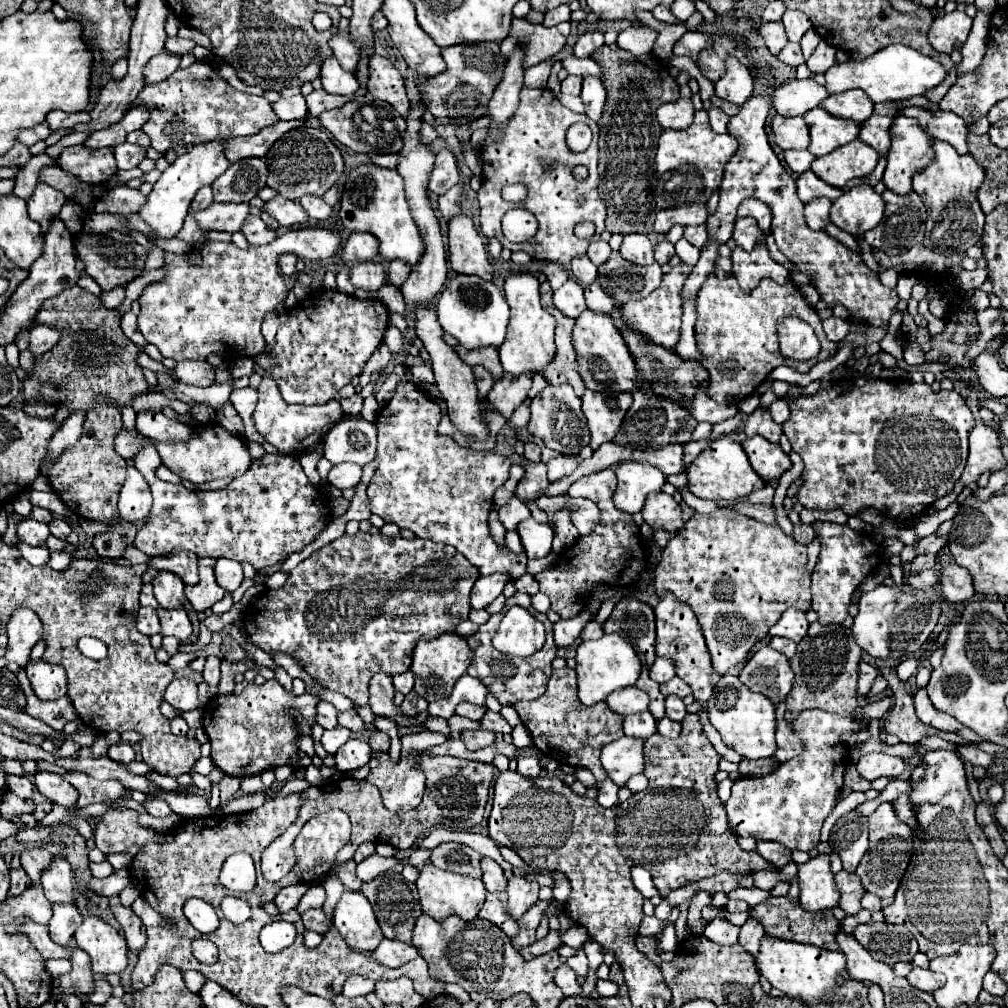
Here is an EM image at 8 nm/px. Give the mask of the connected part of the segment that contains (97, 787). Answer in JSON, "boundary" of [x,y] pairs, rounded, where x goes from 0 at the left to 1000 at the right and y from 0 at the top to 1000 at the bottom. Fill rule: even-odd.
{"boundary":[[[65,766],[63,774],[69,776],[77,784],[77,788],[79,788],[77,802],[83,802],[91,796],[113,796],[127,788],[127,784],[121,782],[121,778],[117,774],[99,776],[81,766]]]}

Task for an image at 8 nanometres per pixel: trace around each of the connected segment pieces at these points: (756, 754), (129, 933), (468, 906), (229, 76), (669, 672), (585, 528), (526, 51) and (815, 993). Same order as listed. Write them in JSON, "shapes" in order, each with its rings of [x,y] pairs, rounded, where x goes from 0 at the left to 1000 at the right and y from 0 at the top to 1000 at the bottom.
{"shapes":[[[[718,669],[708,681],[708,688],[700,702],[704,708],[704,718],[714,726],[716,736],[722,742],[730,744],[734,750],[742,754],[768,750],[770,746],[770,734],[768,734],[770,700],[766,694],[760,694],[756,688],[744,687],[744,683],[734,679],[732,671]]],[[[117,889],[109,891],[109,899],[111,899],[115,913],[121,919],[123,931],[127,935],[127,942],[133,944],[133,946],[139,946],[141,938],[145,938],[145,921],[141,917],[141,913],[129,901],[123,901],[117,893]]],[[[423,855],[421,861],[417,863],[417,869],[413,873],[413,881],[417,887],[417,897],[419,897],[421,907],[425,907],[433,913],[438,913],[446,907],[452,907],[458,913],[466,915],[474,909],[474,903],[478,901],[480,891],[482,891],[482,881],[480,881],[478,873],[470,873],[468,869],[462,869],[462,867],[437,863],[429,855]]],[[[222,63],[216,66],[216,73],[220,75],[230,86],[234,87],[234,89],[243,91],[246,93],[252,93],[259,95],[262,93],[262,89],[256,85],[247,85],[242,83],[237,76],[235,75],[234,69],[228,65],[227,63]]],[[[651,653],[649,661],[645,663],[645,673],[651,677],[663,677],[669,671],[671,671],[669,657],[665,653]]],[[[565,494],[563,504],[567,506],[567,518],[573,524],[575,532],[581,532],[583,528],[587,528],[591,524],[595,508],[589,498],[585,498],[581,494]]],[[[508,18],[504,36],[496,42],[498,56],[506,56],[512,48],[520,54],[520,67],[536,63],[562,46],[562,38],[548,26],[528,24],[522,18]]],[[[758,929],[754,937],[754,946],[750,950],[750,960],[776,986],[784,990],[794,990],[798,996],[808,998],[813,994],[825,994],[827,988],[831,988],[831,968],[839,960],[839,948],[833,942],[823,944],[802,937]]]]}

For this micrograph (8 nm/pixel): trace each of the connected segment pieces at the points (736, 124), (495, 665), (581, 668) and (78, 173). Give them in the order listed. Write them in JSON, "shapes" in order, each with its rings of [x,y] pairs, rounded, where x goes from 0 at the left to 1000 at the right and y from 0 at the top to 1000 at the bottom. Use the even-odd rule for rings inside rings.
{"shapes":[[[[750,93],[744,95],[730,115],[722,121],[722,133],[732,139],[732,149],[720,163],[720,173],[714,185],[714,202],[712,208],[702,216],[702,234],[710,236],[712,240],[722,240],[726,236],[726,224],[730,218],[730,206],[738,196],[752,196],[760,200],[766,208],[766,226],[764,230],[770,236],[772,248],[794,268],[802,268],[808,272],[806,282],[813,290],[815,298],[821,304],[833,300],[843,310],[843,315],[855,315],[865,323],[881,323],[883,313],[889,310],[891,292],[887,286],[879,286],[873,282],[869,270],[865,270],[855,256],[841,248],[837,242],[821,234],[817,228],[804,228],[798,216],[798,202],[790,192],[790,181],[774,163],[772,155],[768,153],[762,133],[760,133],[760,117],[766,107],[762,95]]],[[[498,607],[496,609],[488,609],[486,615],[482,619],[478,619],[474,623],[472,629],[464,631],[464,639],[466,639],[466,645],[470,647],[470,653],[468,653],[468,659],[464,661],[464,669],[474,673],[492,692],[496,698],[510,698],[514,694],[530,694],[532,690],[538,690],[540,685],[542,685],[542,677],[548,669],[548,661],[546,657],[552,653],[552,641],[550,641],[550,635],[548,635],[548,617],[542,613],[542,609],[534,609],[534,615],[540,619],[542,623],[542,637],[538,641],[536,647],[532,647],[530,651],[526,653],[504,653],[506,657],[500,659],[500,651],[488,643],[488,629],[492,627],[494,623],[494,617],[498,613]]],[[[599,629],[595,635],[579,635],[571,645],[571,669],[573,669],[573,692],[581,700],[599,696],[609,685],[629,681],[635,671],[635,655],[629,643],[613,629]]],[[[81,143],[65,147],[58,155],[56,163],[85,183],[101,183],[117,171],[113,151],[109,147],[87,149]]]]}

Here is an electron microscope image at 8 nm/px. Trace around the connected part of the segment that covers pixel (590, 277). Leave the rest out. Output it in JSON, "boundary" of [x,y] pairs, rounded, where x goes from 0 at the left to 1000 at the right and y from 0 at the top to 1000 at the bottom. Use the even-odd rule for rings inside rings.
{"boundary":[[[571,254],[567,258],[567,270],[575,282],[587,282],[593,276],[593,266],[583,258],[583,254]]]}

